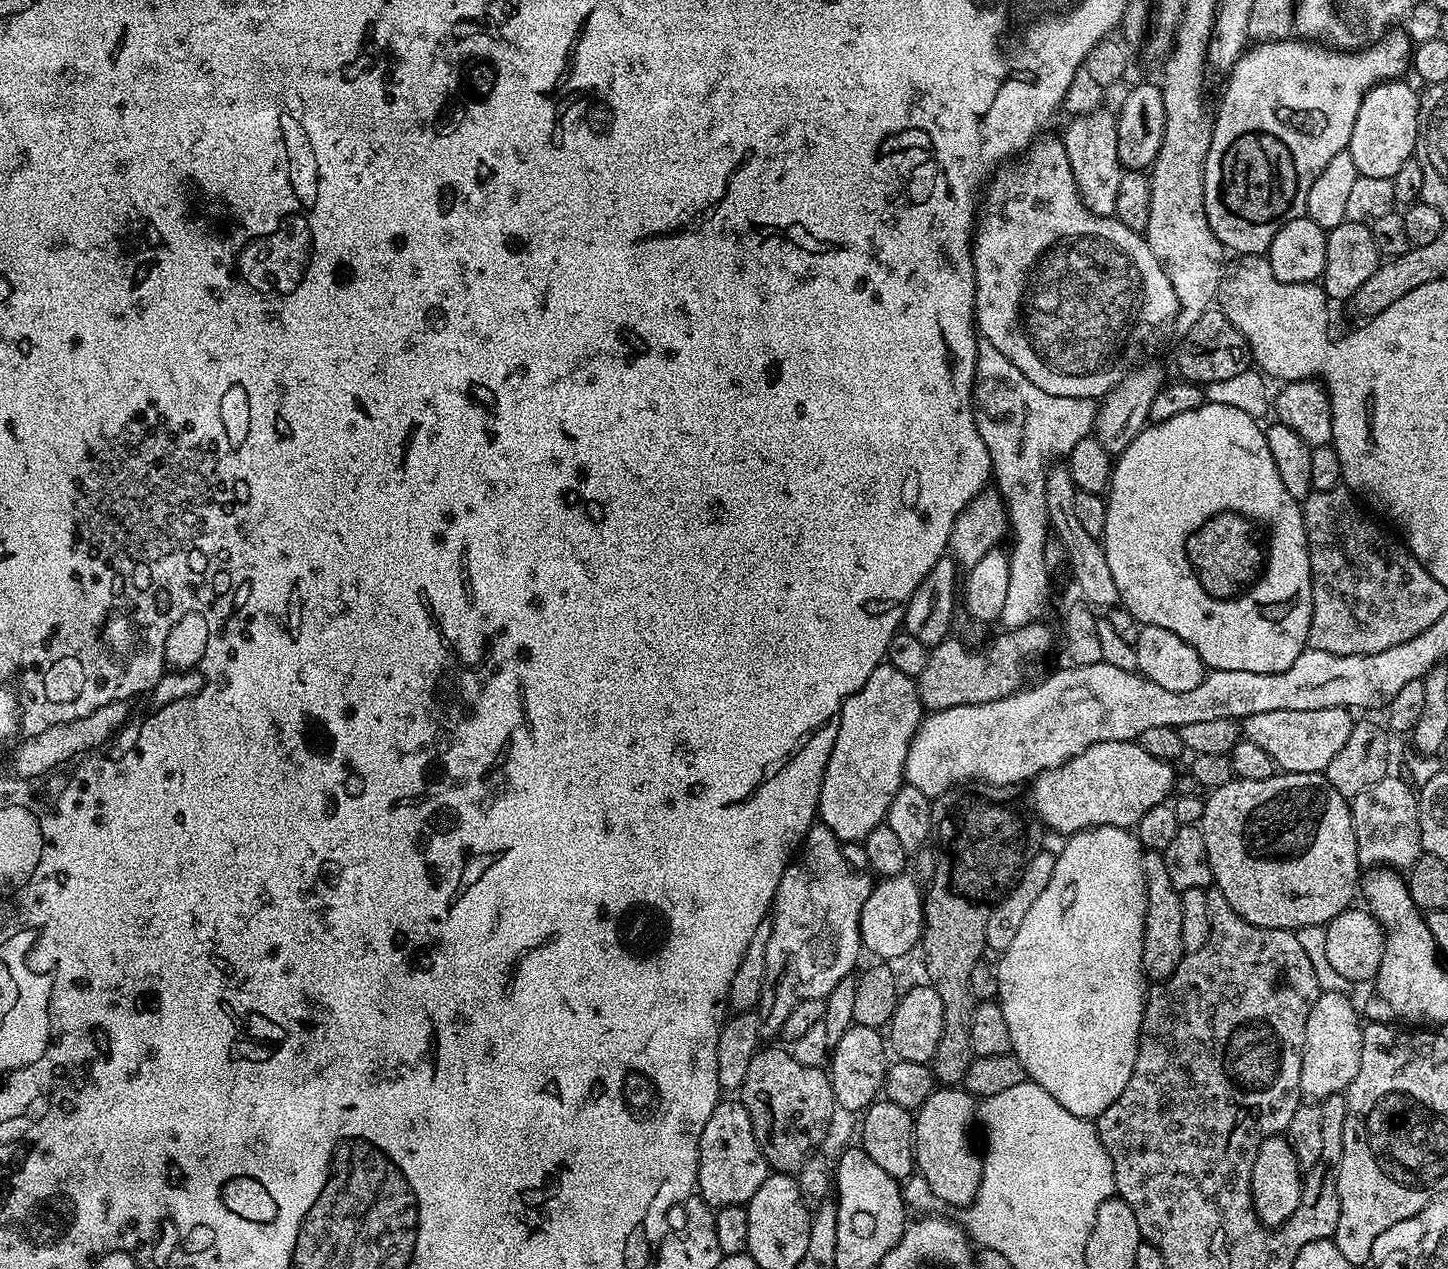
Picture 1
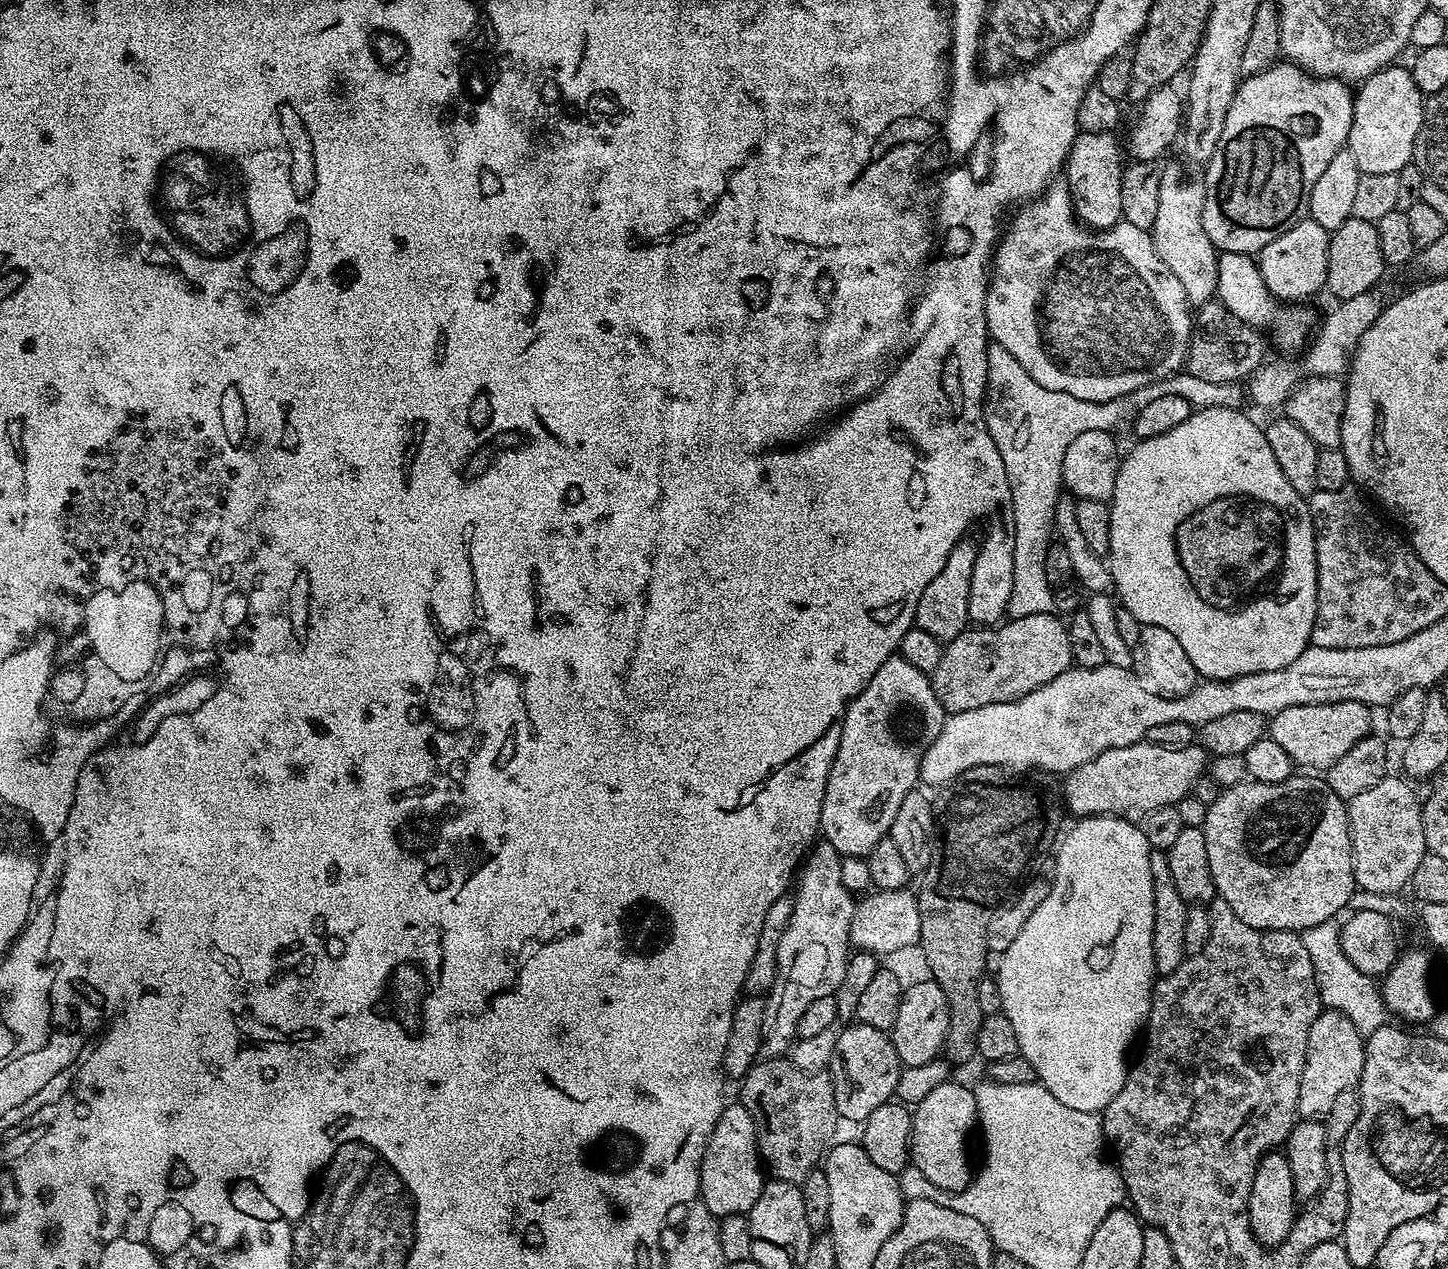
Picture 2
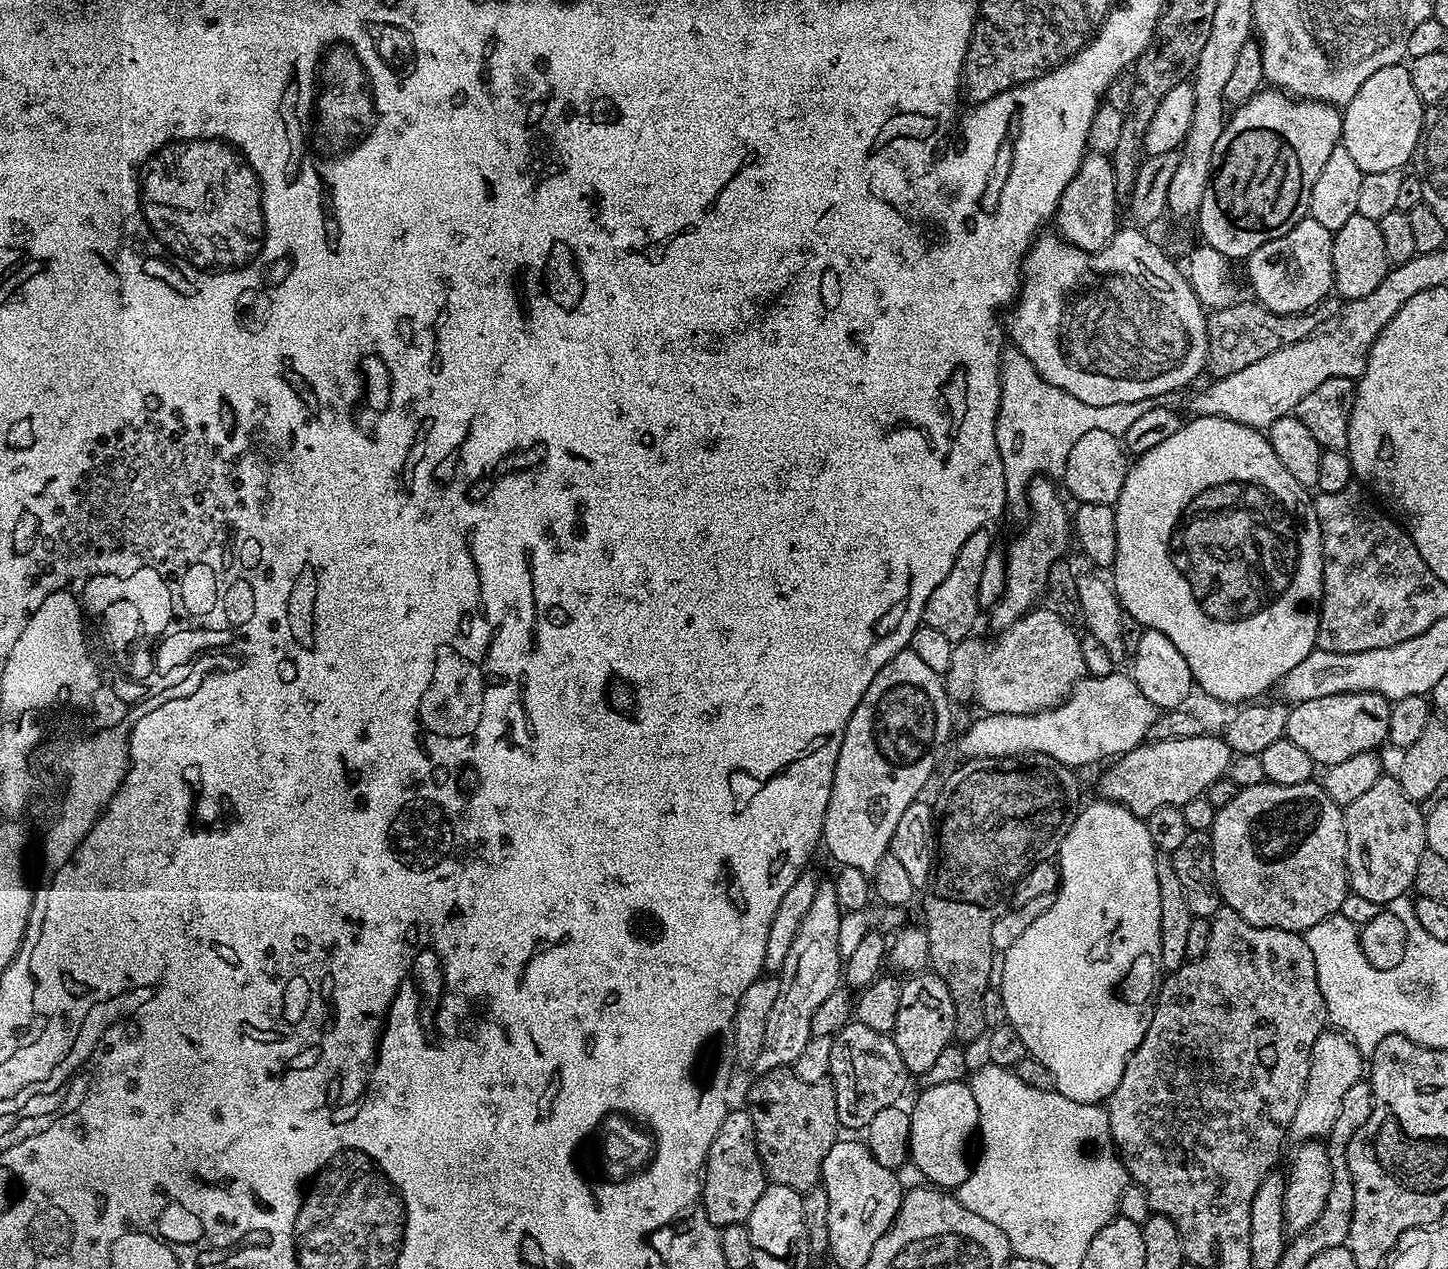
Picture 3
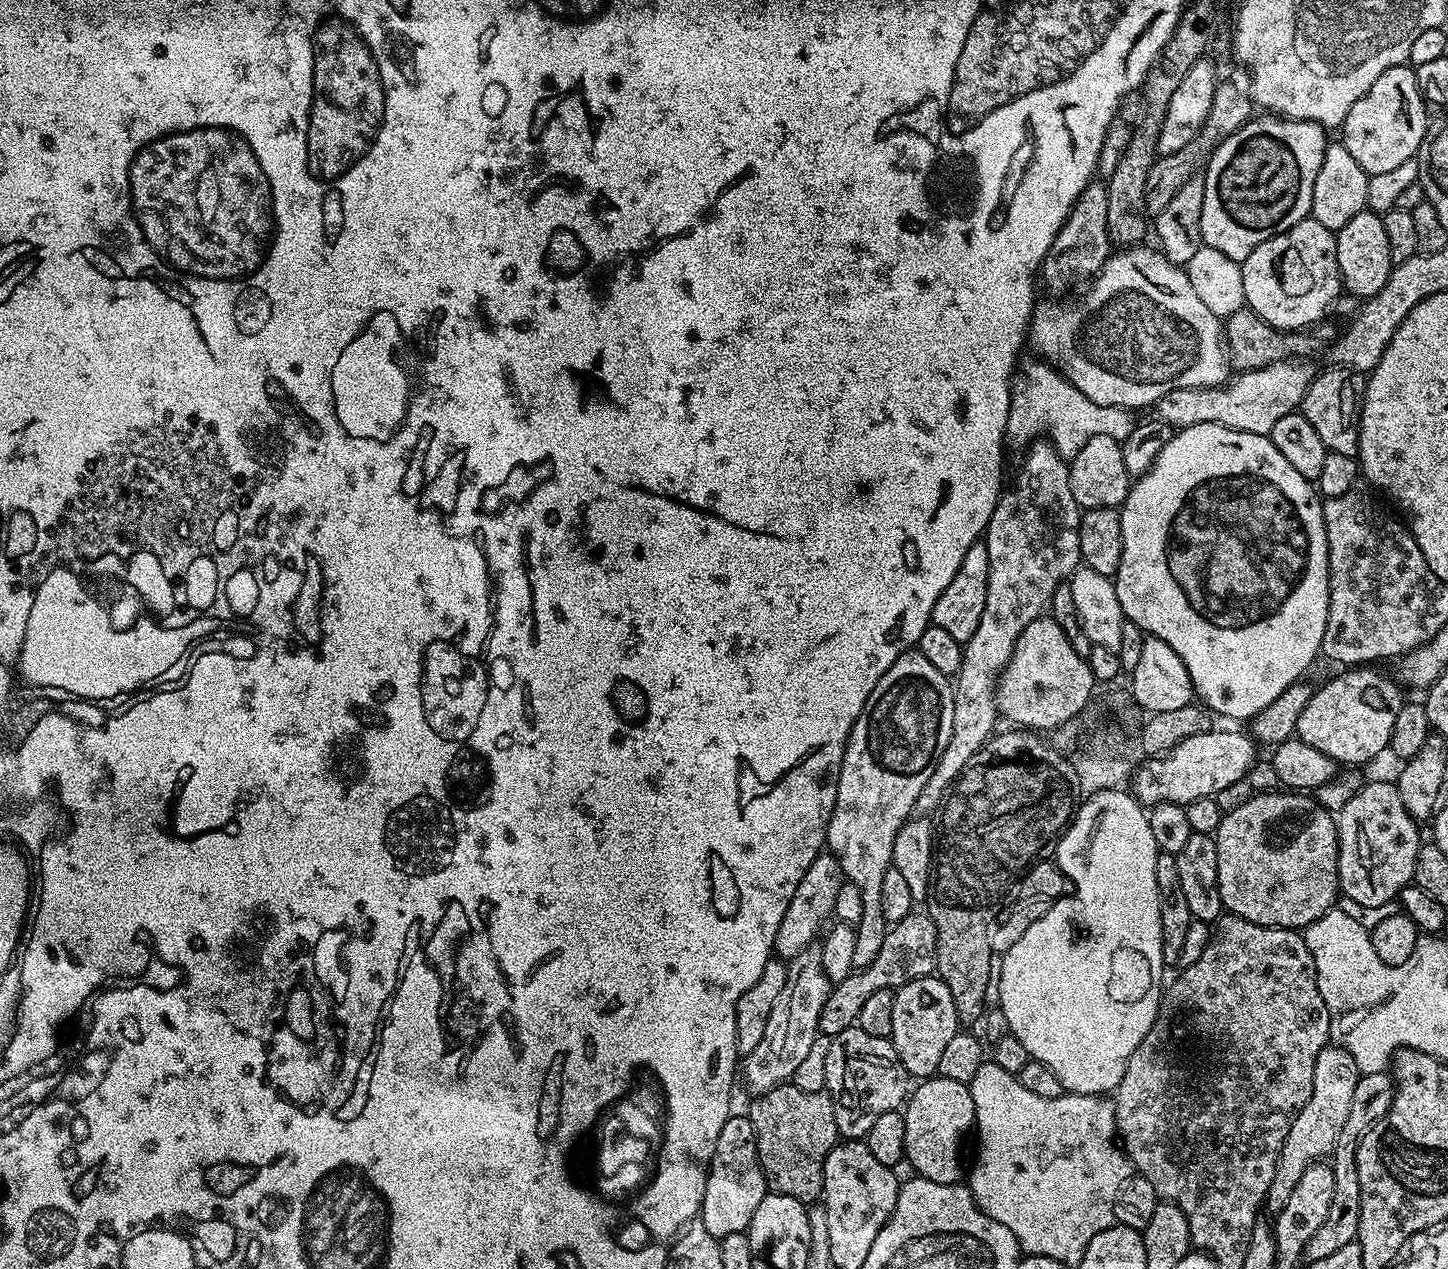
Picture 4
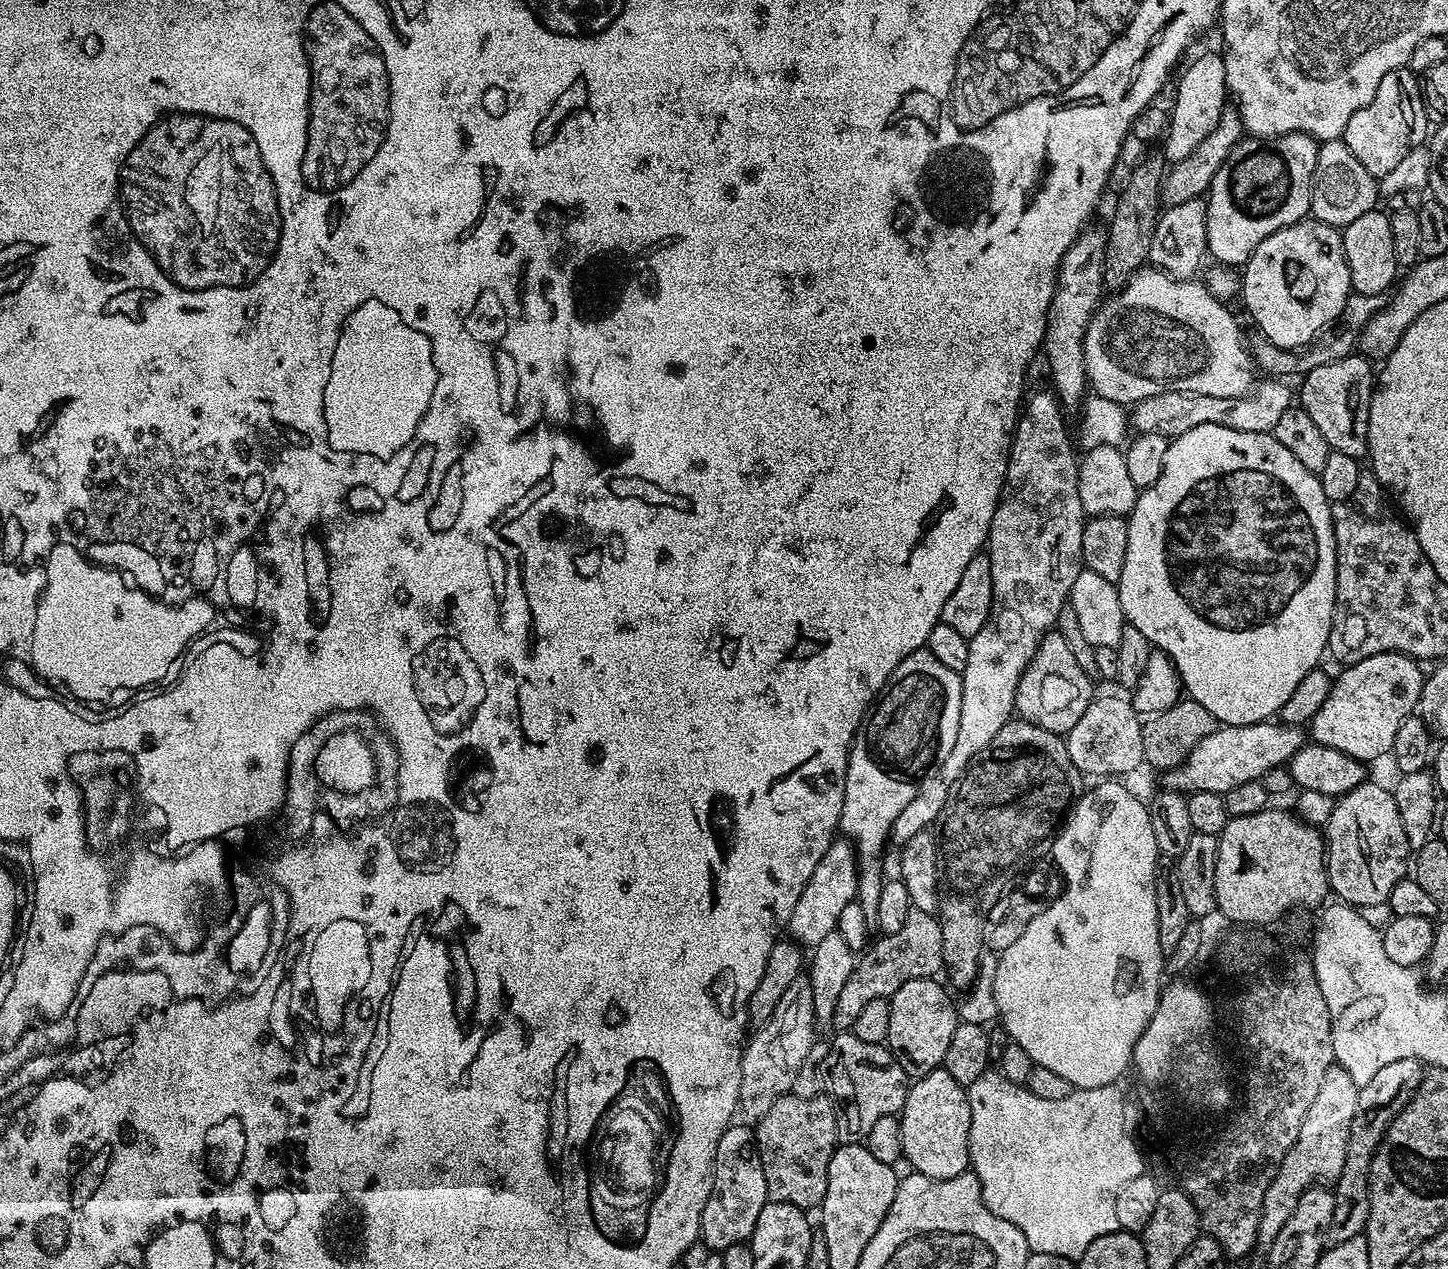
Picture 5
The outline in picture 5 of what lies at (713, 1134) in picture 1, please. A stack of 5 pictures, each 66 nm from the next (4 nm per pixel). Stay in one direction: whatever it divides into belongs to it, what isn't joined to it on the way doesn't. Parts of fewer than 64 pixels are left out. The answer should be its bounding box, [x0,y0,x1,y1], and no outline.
[700,1122,767,1253]

